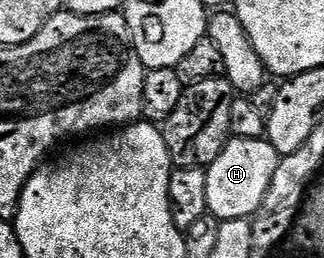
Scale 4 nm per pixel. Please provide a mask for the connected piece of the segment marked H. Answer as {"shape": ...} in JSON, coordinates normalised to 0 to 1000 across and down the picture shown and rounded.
{"shape":[[[716,531],[704,562],[636,655],[636,787],[642,826],[679,860],[710,849],[765,849],[815,810],[833,694],[858,663],[867,601],[824,539]]]}

